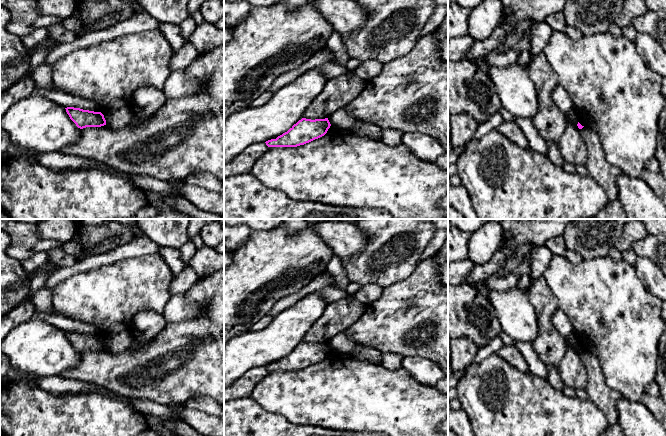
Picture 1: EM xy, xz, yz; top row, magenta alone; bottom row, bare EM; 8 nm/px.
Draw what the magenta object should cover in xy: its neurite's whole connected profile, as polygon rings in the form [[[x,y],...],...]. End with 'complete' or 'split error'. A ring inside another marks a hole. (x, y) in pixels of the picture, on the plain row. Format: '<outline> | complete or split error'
[[[67,331],[65,333],[70,343],[80,353],[86,351],[101,351],[106,349],[106,344],[101,336],[83,334],[74,331]]] | complete

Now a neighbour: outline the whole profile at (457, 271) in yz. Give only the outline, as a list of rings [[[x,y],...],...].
[[[469,258],[448,263],[448,285],[455,286],[463,283],[474,266],[474,263]]]

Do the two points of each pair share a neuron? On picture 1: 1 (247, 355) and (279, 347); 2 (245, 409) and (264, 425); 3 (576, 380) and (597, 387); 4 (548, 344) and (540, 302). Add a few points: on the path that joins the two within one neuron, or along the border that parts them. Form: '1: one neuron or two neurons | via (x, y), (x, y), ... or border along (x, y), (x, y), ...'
1: one neuron | via (255, 349), (271, 347)
2: one neuron | via (250, 414), (259, 423)
3: two neurons | border along (581, 360), (586, 374), (585, 387)
4: one neuron | via (547, 334), (544, 312)

